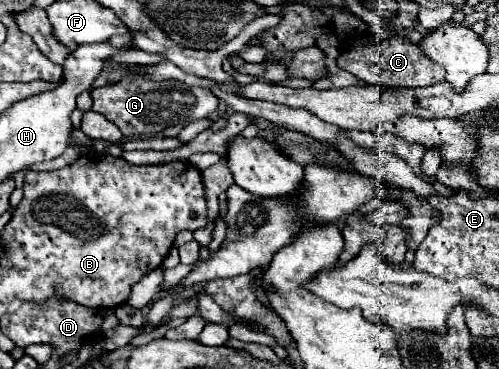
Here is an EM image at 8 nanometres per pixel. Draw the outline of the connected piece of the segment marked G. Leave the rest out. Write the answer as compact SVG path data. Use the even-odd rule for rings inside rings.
M125 78L117 86L103 86L93 90L93 112L103 114L109 122L113 122L125 138L159 138L167 126L183 124L187 126L193 120L207 118L217 110L217 96L205 88L185 86L181 82L147 82L145 78ZM151 86L151 88L149 88Z

